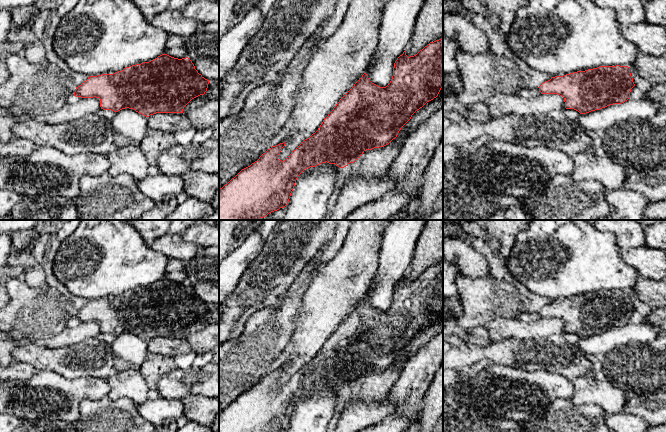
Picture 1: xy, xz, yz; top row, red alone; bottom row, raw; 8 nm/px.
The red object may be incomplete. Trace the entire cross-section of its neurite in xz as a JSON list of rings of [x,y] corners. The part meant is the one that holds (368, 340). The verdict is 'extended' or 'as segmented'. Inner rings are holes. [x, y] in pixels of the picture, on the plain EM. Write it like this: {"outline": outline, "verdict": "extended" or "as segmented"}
{"outline": [[[443,262],[430,266],[414,280],[408,281],[404,275],[395,285],[392,303],[386,311],[372,307],[364,297],[324,342],[318,354],[284,385],[278,379],[285,366],[272,370],[220,412],[219,432],[284,432],[298,400],[305,393],[325,386],[344,392],[364,375],[388,369],[417,334],[438,320],[442,311]]], "verdict": "as segmented"}

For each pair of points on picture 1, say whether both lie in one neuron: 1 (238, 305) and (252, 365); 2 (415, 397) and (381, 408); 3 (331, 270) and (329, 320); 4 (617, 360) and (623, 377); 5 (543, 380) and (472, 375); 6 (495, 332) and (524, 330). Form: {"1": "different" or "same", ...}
{"1": "different", "2": "different", "3": "same", "4": "same", "5": "same", "6": "same"}

